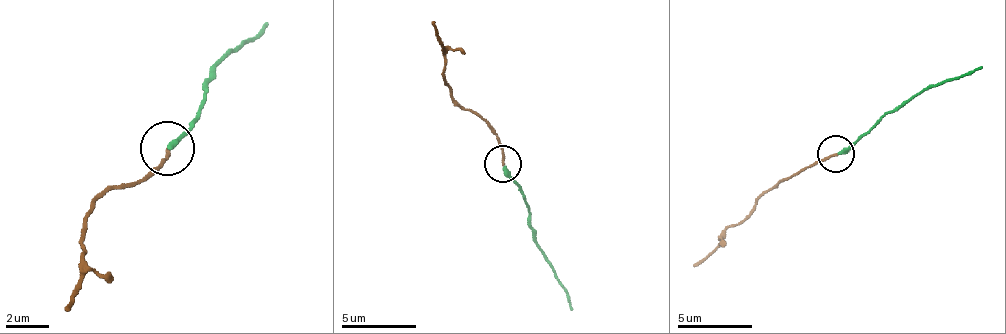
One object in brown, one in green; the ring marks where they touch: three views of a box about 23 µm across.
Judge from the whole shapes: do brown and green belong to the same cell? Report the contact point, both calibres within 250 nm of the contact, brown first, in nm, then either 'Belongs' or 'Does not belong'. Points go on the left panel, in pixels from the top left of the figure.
Place: (167, 148). Thickness 150 nm (brown) against 280 nm. Does not belong

